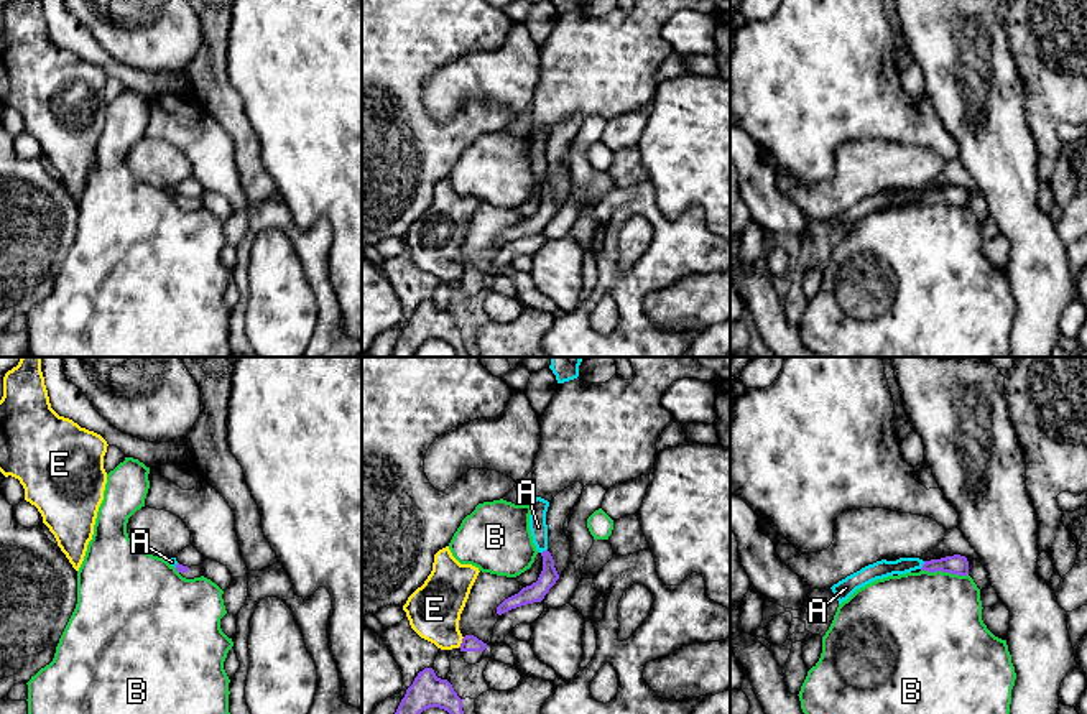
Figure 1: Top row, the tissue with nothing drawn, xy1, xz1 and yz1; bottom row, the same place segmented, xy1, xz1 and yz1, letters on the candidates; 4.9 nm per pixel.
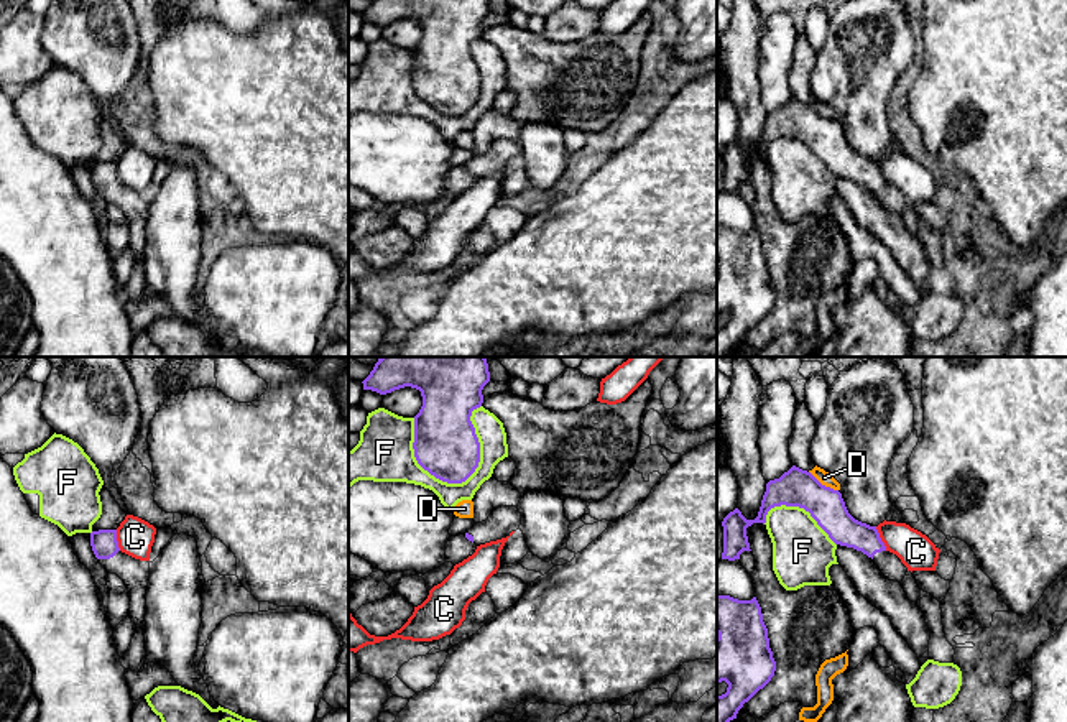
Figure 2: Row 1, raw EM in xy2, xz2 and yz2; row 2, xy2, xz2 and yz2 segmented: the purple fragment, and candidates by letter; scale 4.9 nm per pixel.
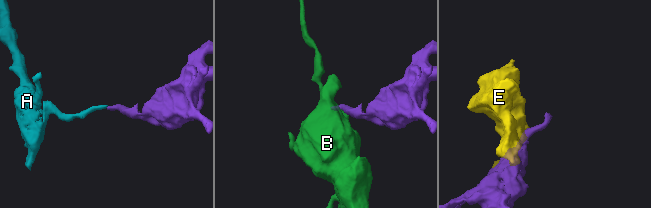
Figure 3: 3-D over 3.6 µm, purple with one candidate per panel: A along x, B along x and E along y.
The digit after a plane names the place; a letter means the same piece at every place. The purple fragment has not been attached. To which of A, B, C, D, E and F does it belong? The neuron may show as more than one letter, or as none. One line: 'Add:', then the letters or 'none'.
Add: none

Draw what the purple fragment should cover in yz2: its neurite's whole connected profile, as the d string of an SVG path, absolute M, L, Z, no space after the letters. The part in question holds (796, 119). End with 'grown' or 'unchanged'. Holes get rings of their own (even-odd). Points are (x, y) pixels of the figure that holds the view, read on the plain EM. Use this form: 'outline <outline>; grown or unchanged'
outline M792 97L779 110L766 115L758 148L746 151L738 140L730 143L723 153L722 191L740 191L743 183L751 183L746 160L753 155L766 155L766 146L774 138L799 138L811 145L829 169L840 178L861 183L880 199L881 206L901 214L908 199L889 184L880 169L876 158L855 151L838 122L822 117L811 104Z; grown

